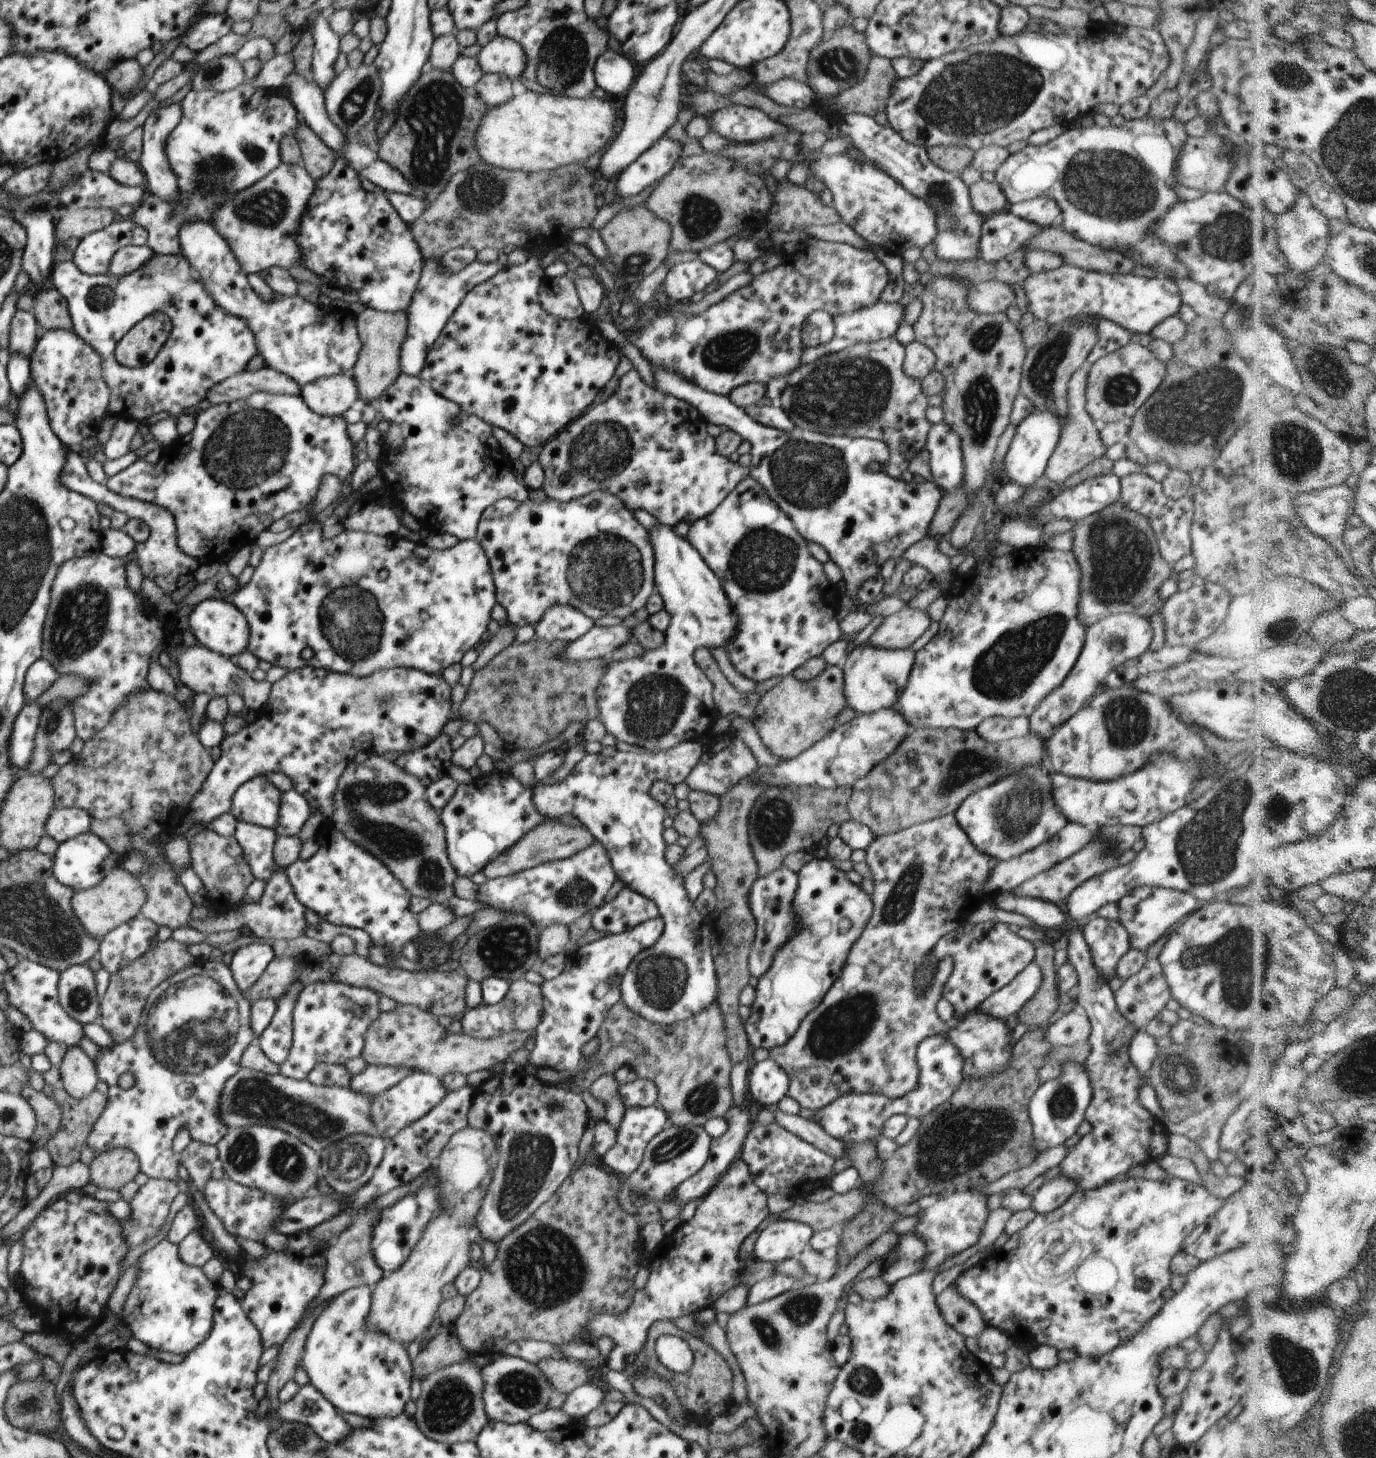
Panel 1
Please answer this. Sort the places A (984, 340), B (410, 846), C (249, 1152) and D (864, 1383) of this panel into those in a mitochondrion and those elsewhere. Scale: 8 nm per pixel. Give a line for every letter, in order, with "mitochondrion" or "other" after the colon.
A: mitochondrion
B: mitochondrion
C: mitochondrion
D: mitochondrion

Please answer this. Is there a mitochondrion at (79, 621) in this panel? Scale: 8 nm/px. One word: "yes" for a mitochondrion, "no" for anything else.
yes

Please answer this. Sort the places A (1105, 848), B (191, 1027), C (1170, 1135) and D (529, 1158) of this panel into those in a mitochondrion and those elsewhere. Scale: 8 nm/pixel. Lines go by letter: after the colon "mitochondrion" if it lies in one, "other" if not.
A: mitochondrion
B: mitochondrion
C: other
D: mitochondrion

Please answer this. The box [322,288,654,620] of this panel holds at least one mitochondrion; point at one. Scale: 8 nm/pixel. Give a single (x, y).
(605, 570)

